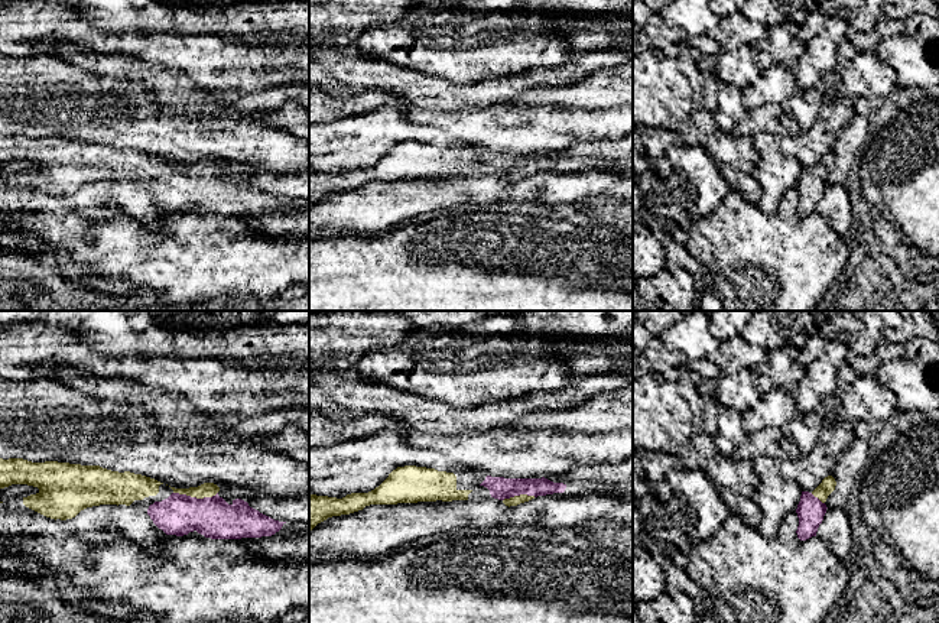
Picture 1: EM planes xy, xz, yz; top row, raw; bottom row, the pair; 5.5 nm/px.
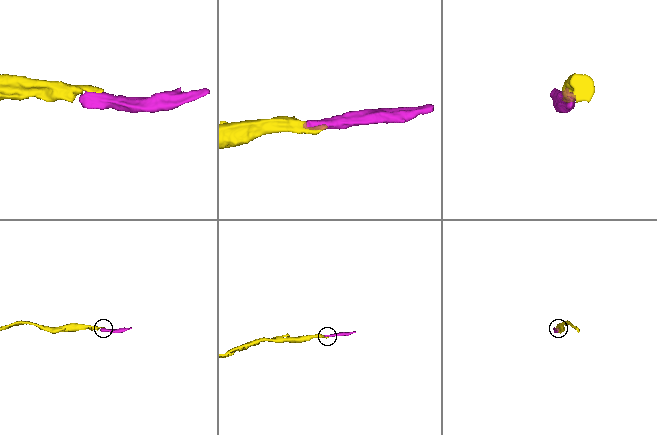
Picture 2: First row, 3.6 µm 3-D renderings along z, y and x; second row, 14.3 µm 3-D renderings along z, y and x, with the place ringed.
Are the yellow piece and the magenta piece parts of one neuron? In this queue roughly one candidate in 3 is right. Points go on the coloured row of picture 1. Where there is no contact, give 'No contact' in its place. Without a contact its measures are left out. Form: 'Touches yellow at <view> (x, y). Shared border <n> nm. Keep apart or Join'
Touches yellow at xy (195, 496). Shared border 240 nm. Join

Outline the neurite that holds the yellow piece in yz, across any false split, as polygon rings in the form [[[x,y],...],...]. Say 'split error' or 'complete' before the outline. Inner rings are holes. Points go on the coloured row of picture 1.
split error | [[[828,476],[822,483],[812,491],[802,491],[800,502],[796,513],[799,517],[797,538],[806,541],[816,536],[818,528],[826,513],[826,499],[835,490],[836,481],[832,476]]]

